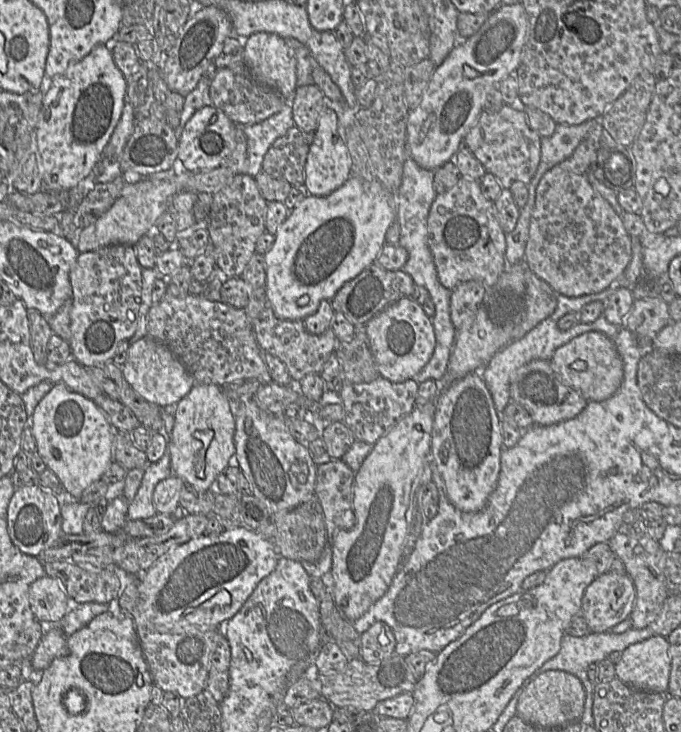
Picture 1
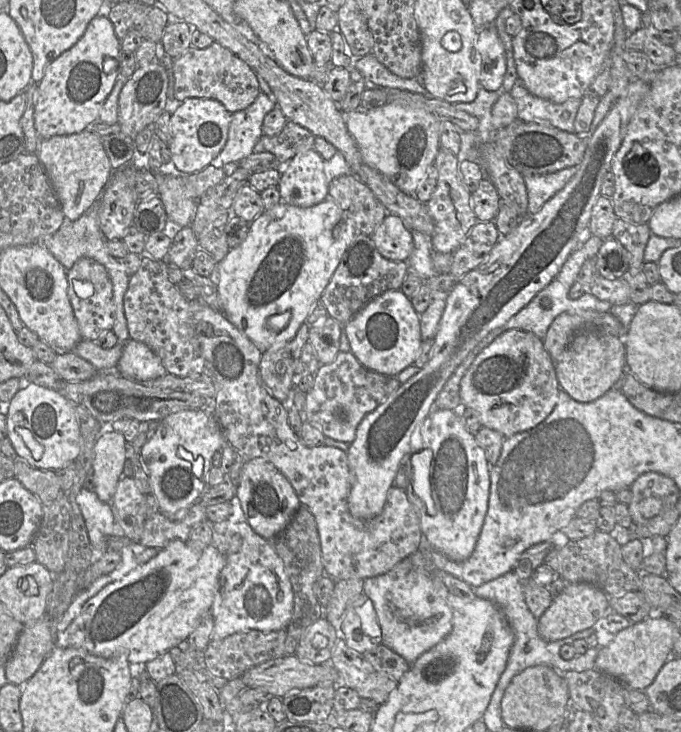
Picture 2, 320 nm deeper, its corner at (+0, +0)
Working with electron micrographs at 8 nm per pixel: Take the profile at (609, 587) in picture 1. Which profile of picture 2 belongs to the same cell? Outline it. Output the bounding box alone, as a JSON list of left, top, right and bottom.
[538,582,610,641]

